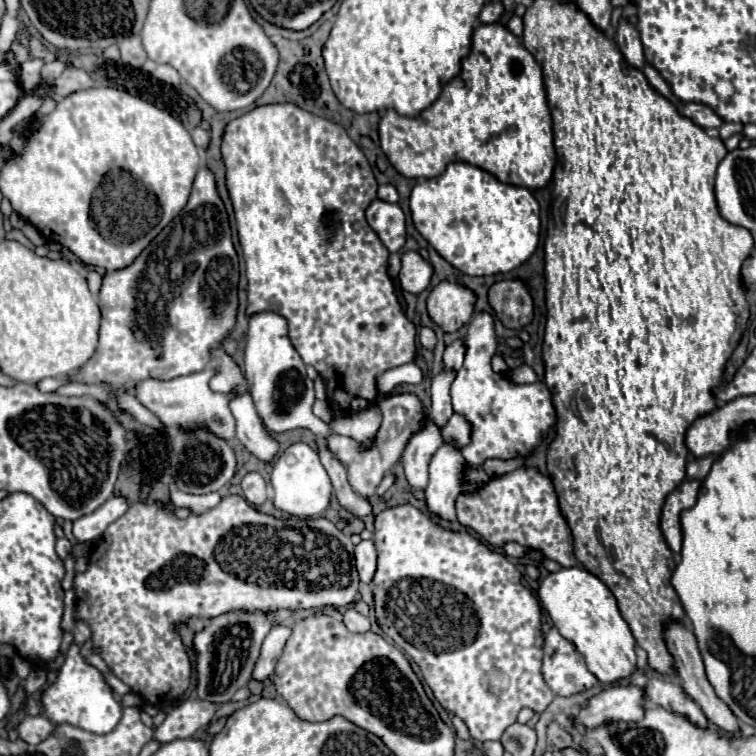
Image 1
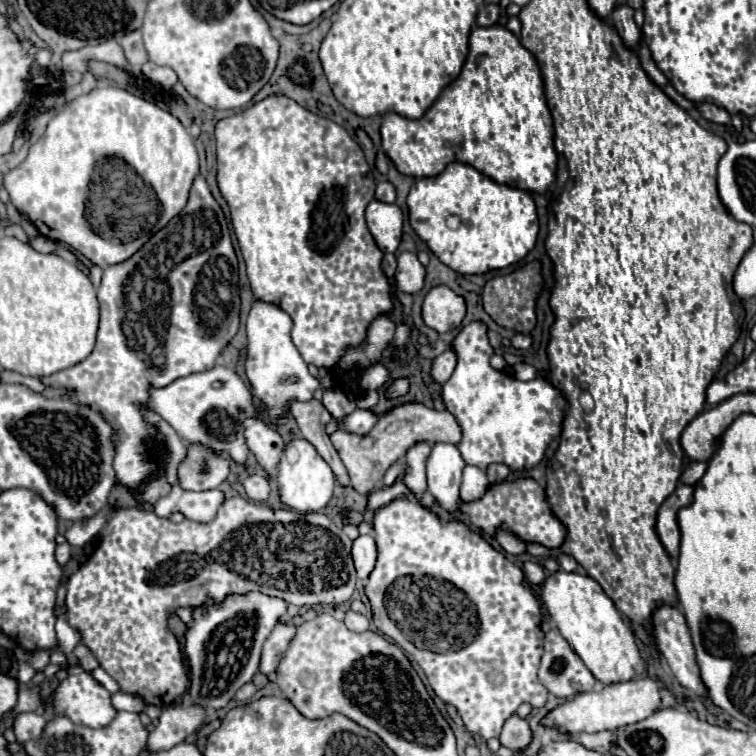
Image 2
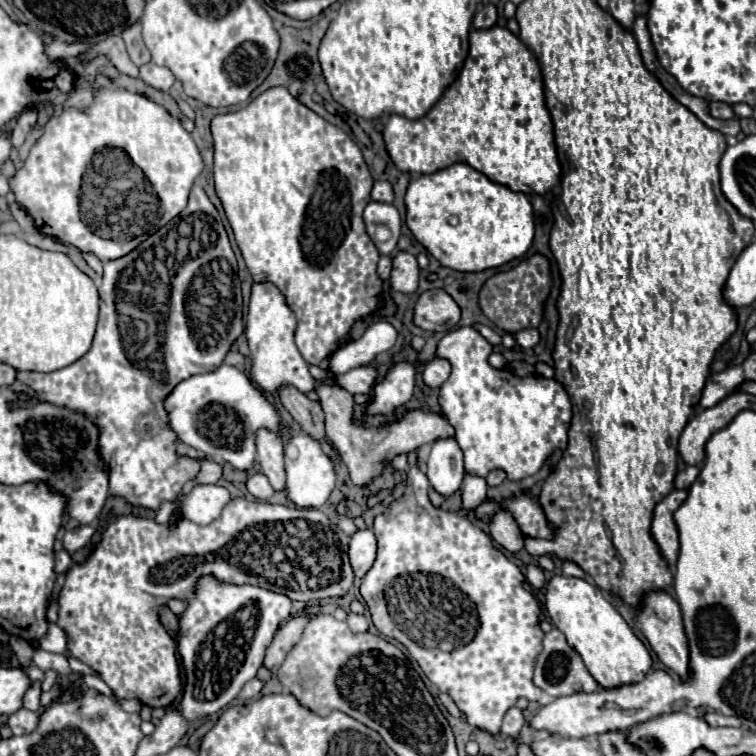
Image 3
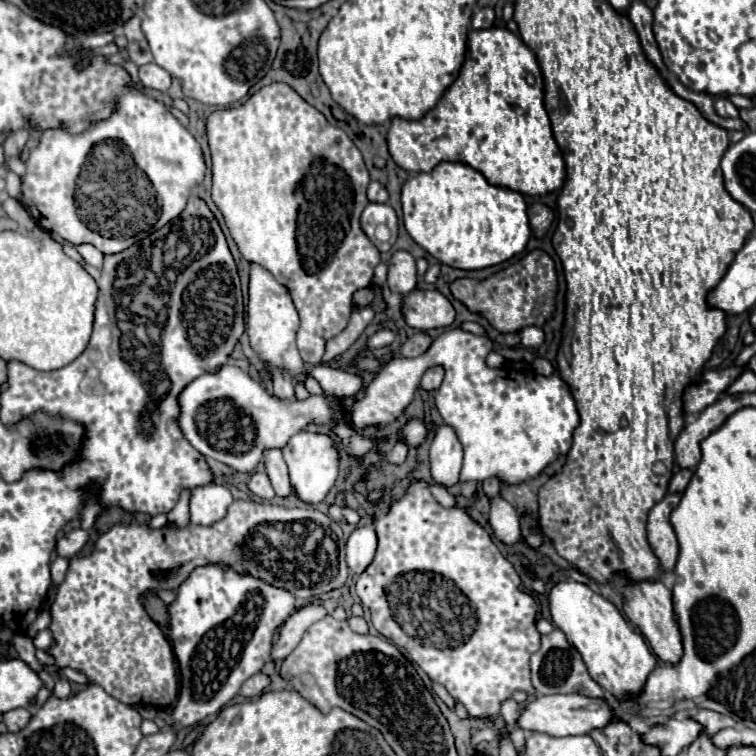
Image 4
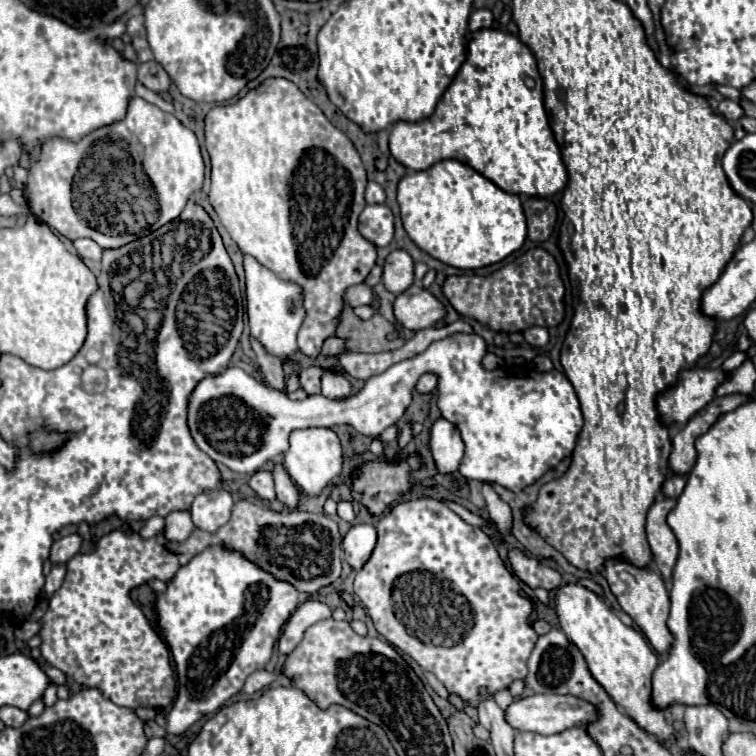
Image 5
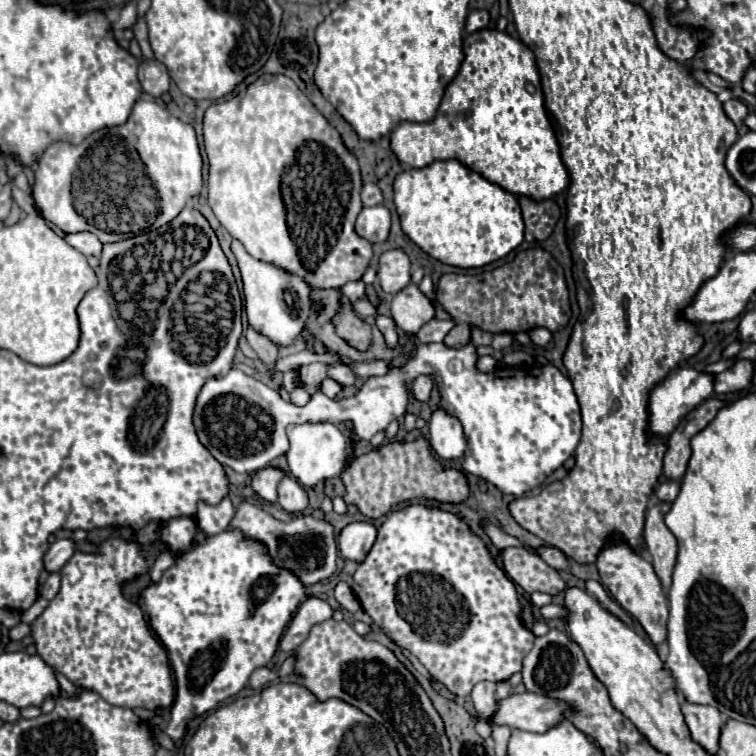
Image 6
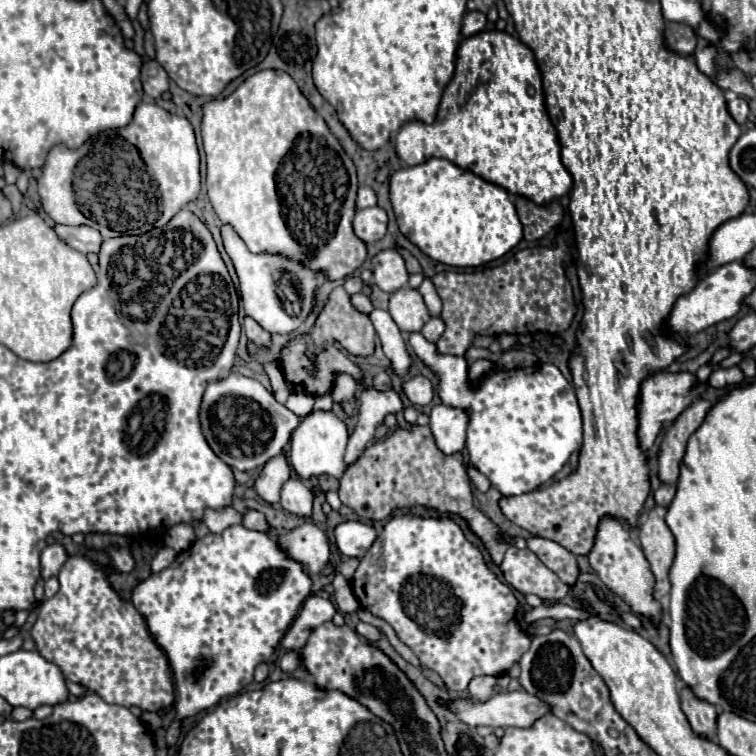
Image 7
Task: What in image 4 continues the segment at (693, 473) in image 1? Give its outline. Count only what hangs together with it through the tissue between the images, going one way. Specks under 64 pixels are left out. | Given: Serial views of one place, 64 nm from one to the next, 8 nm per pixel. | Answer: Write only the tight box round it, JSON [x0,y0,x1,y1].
[668,470,692,494]

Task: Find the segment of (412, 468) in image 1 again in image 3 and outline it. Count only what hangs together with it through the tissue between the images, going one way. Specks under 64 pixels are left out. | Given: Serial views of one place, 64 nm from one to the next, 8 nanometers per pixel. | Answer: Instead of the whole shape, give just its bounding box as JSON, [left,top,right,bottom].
[360,452,544,734]

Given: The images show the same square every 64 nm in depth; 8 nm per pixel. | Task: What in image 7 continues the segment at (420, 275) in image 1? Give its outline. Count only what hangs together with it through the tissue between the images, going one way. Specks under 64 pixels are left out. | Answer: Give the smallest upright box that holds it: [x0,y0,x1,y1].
[372,250,408,292]

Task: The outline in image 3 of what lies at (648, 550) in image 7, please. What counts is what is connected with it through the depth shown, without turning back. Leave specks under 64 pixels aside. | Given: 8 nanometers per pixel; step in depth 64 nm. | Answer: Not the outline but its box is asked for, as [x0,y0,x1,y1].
[650,490,686,570]

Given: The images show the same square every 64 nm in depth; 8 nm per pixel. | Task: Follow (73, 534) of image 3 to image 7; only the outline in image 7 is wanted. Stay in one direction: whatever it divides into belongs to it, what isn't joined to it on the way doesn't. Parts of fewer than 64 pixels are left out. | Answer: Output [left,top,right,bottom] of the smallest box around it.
[40,544,68,580]

